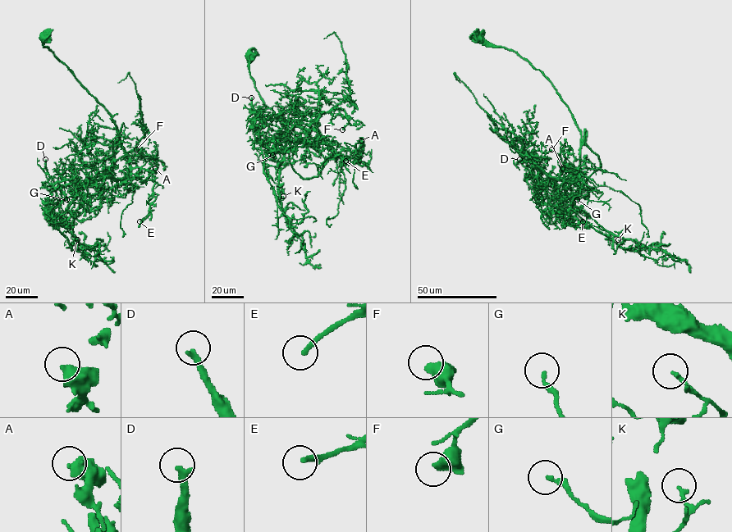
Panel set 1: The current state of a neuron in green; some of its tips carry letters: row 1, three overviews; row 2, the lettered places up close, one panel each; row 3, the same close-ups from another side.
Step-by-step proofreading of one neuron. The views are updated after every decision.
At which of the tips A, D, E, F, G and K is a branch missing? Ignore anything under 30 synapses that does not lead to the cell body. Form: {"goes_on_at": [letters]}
{"goes_on_at": ["D", "E"]}

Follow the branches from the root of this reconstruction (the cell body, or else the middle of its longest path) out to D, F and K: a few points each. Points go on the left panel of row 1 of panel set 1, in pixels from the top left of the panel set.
D: (44, 37), (43, 46), (114, 121), (129, 174), (121, 179), (50, 184), (45, 159)
F: (44, 37), (43, 46), (119, 131), (129, 174), (112, 177), (110, 170), (121, 157), (143, 156), (136, 149)
K: (44, 37), (43, 46), (111, 115), (129, 166), (120, 184), (78, 196), (56, 220), (70, 245), (77, 239)

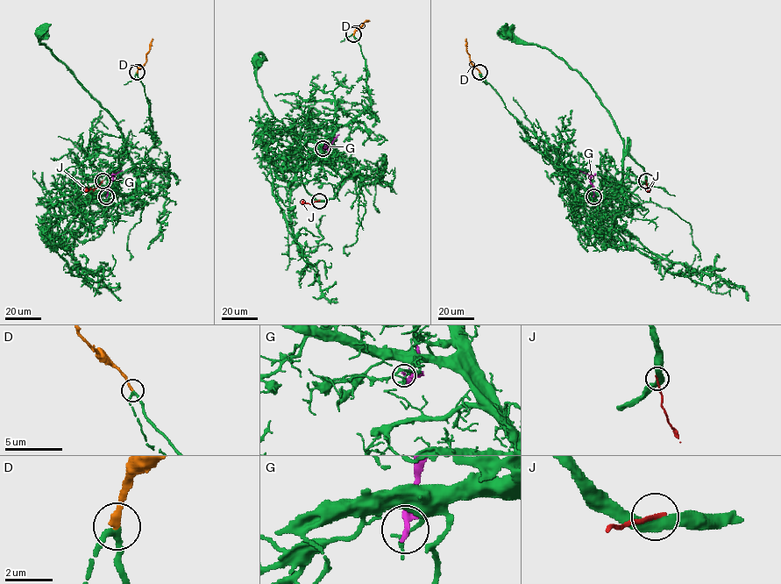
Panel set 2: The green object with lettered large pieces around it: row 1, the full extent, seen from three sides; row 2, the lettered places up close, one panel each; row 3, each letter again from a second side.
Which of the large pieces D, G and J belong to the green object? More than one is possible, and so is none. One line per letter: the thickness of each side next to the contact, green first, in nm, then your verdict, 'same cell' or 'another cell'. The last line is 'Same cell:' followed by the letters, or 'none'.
D: 200/280 nm | same cell
G: 130/340 nm | another cell
J: 360/160 nm | another cell
Same cell: D

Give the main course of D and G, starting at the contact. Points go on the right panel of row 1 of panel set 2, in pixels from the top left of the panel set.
D: (479, 73), (470, 60), (465, 39)
G: (592, 195), (590, 176), (579, 170)

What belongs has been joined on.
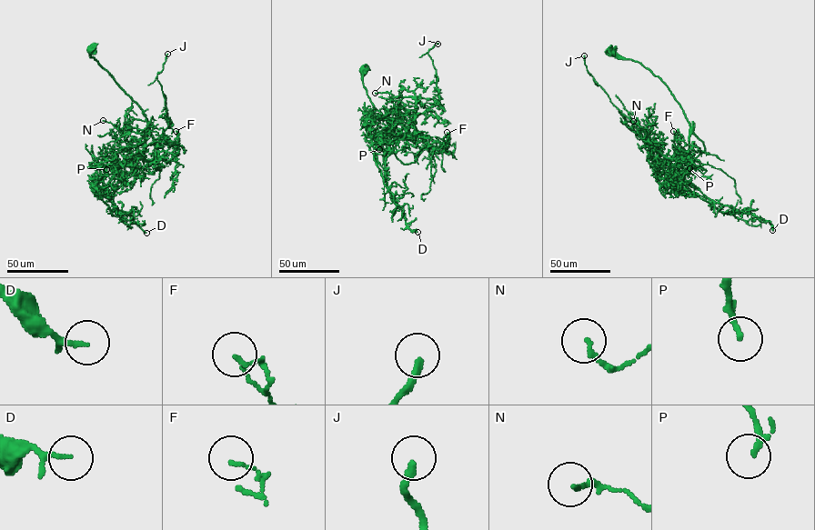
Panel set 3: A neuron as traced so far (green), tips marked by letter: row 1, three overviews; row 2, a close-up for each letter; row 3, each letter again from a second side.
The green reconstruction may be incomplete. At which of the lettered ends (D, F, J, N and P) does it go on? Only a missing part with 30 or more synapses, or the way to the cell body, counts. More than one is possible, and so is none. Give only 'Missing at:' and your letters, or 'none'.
Missing at: J

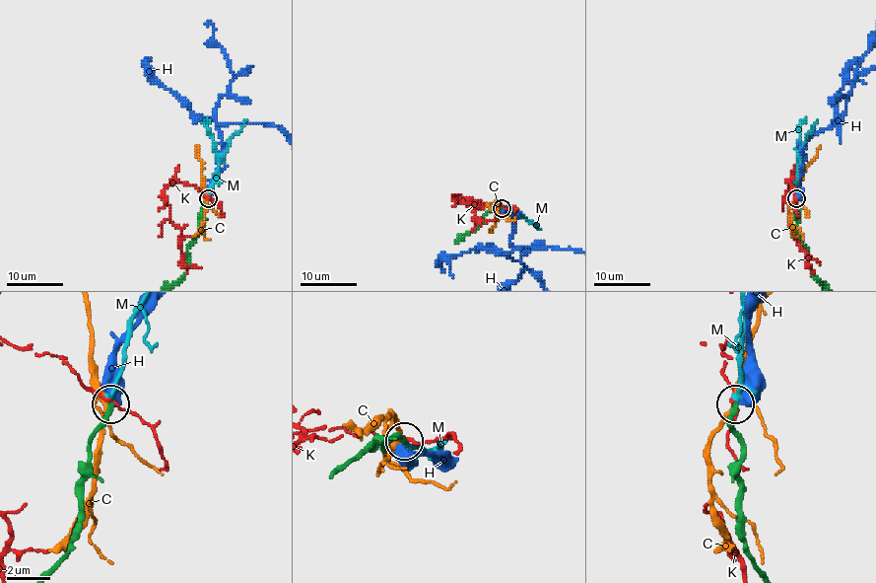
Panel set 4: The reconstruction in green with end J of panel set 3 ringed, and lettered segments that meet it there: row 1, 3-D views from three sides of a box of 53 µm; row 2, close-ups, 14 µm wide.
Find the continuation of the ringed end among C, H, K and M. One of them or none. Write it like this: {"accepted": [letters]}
{"accepted": ["M"]}

